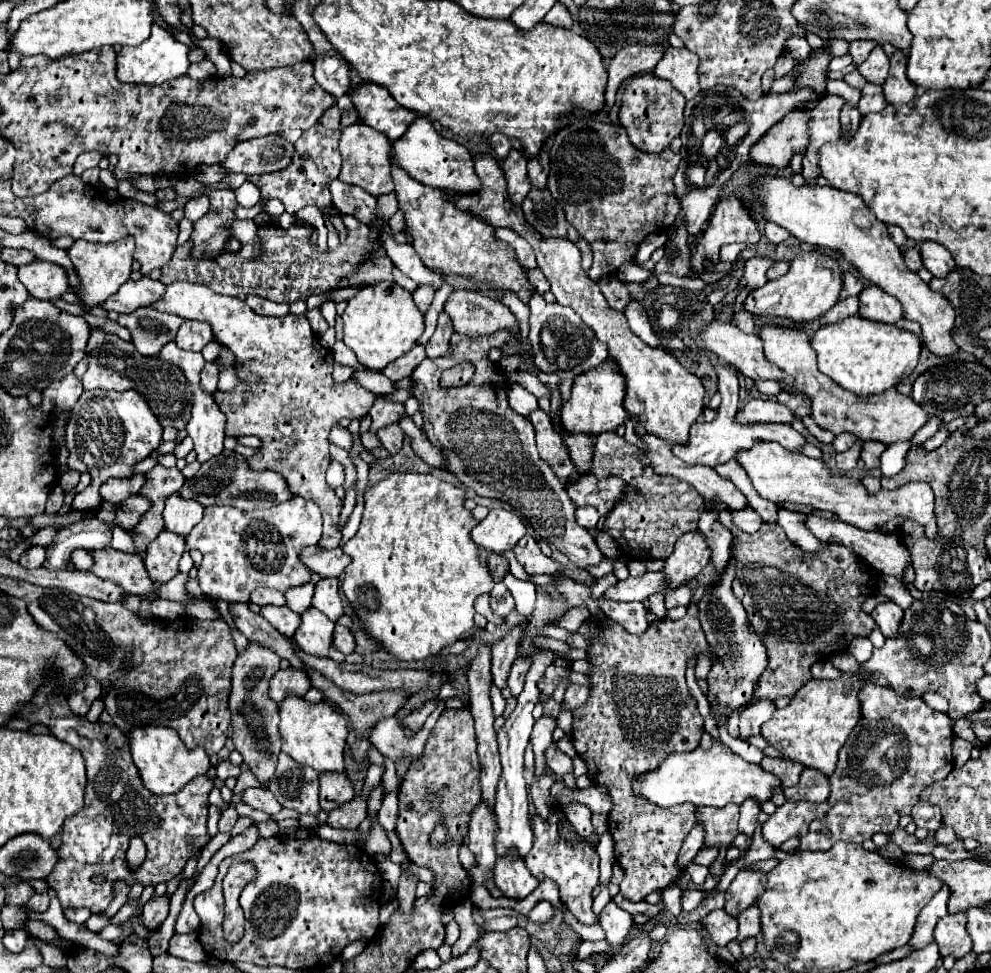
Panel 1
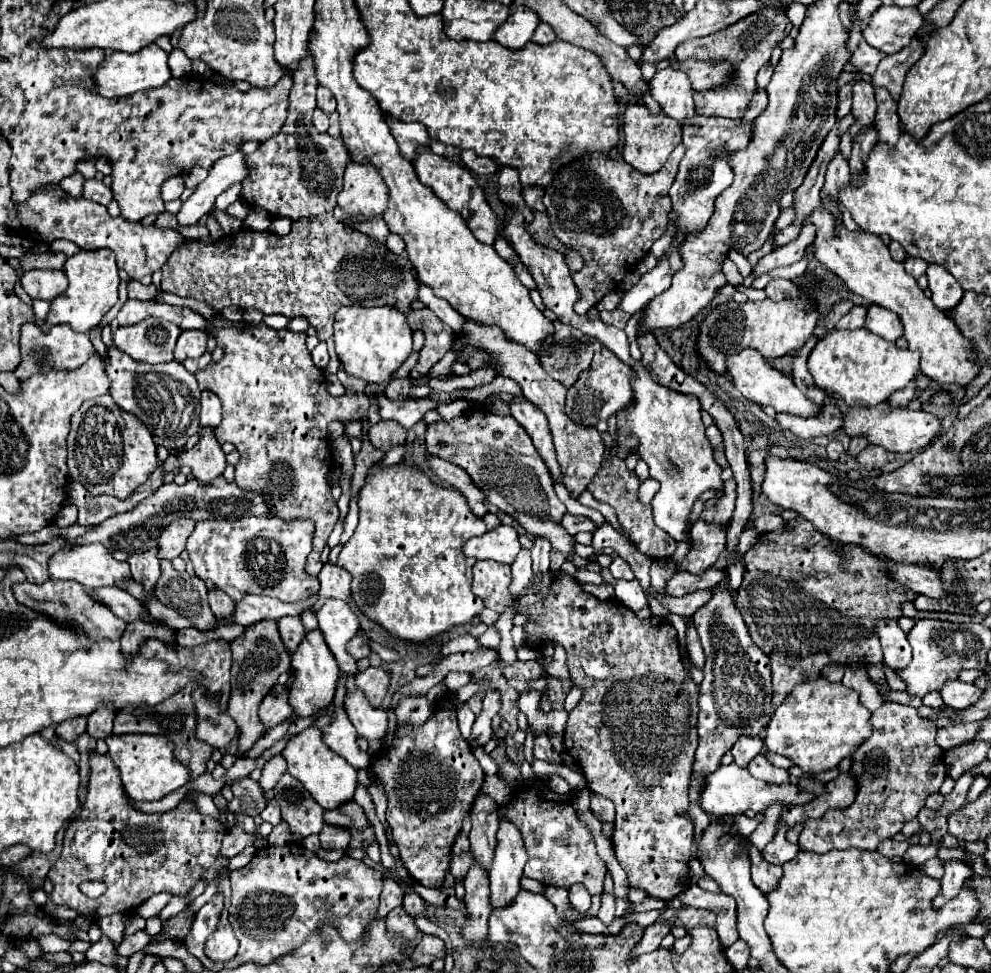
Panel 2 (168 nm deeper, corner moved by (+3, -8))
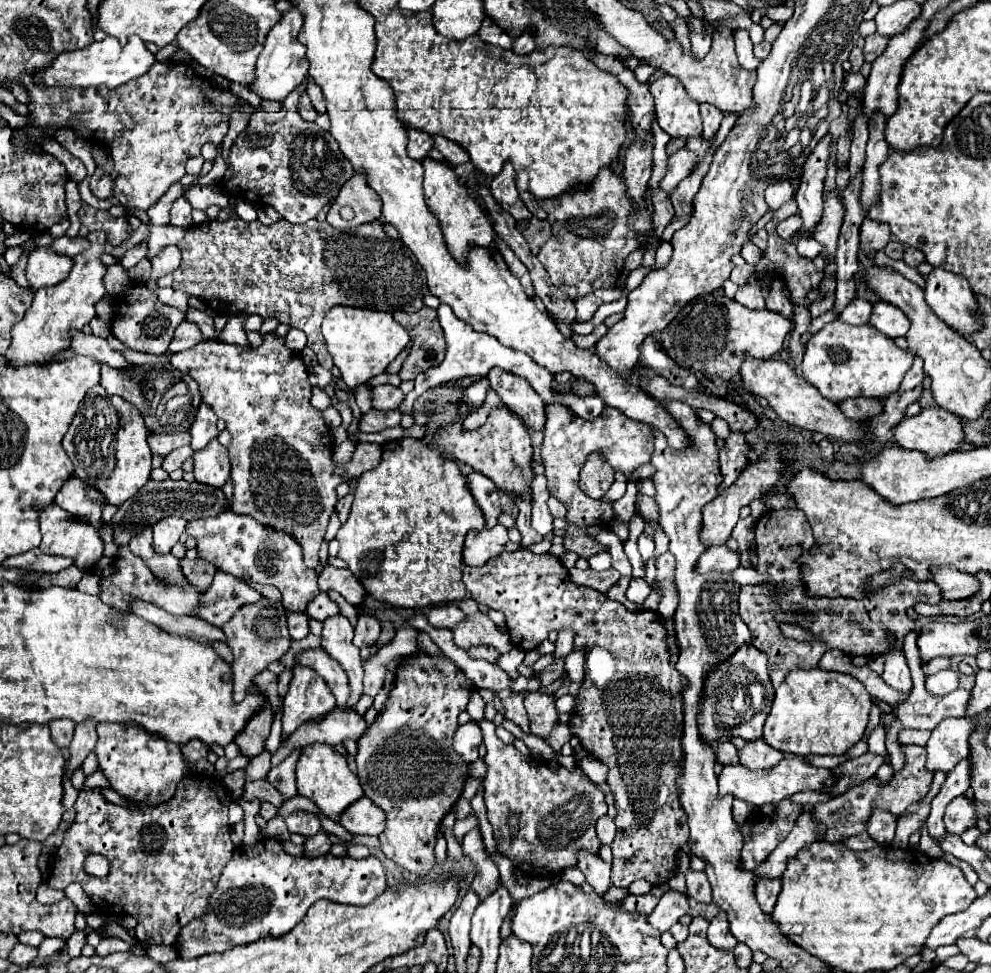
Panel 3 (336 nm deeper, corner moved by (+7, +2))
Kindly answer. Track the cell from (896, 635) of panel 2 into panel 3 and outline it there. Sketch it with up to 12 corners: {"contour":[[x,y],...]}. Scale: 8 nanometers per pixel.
{"contour":[[902,650],[886,654],[882,680],[910,694],[912,680]]}

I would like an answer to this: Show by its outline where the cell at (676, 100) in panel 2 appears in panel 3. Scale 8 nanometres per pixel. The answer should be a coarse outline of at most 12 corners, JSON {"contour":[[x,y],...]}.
{"contour":[[678,78],[650,84],[656,120],[684,140],[702,134],[698,104]]}

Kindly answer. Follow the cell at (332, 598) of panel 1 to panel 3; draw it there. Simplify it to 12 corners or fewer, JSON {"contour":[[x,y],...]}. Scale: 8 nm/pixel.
{"contour":[[342,614],[324,620],[322,648],[348,674],[350,698],[362,696],[362,662],[352,644],[350,620]]}

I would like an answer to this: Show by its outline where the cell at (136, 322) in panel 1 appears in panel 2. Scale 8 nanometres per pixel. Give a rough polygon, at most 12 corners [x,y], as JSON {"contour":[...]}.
{"contour":[[142,320],[120,326],[114,342],[134,360],[174,358],[180,328]]}

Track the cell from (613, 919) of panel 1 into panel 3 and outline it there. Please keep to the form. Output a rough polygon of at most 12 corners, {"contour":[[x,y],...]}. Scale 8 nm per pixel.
{"contour":[[578,850],[578,864],[586,882],[604,894],[612,888],[610,864],[598,854]]}

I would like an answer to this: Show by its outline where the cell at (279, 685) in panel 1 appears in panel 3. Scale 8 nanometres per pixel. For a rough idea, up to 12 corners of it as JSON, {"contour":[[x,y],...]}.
{"contour":[[266,704],[260,716],[236,738],[246,758],[262,754],[272,726],[272,710]]}

